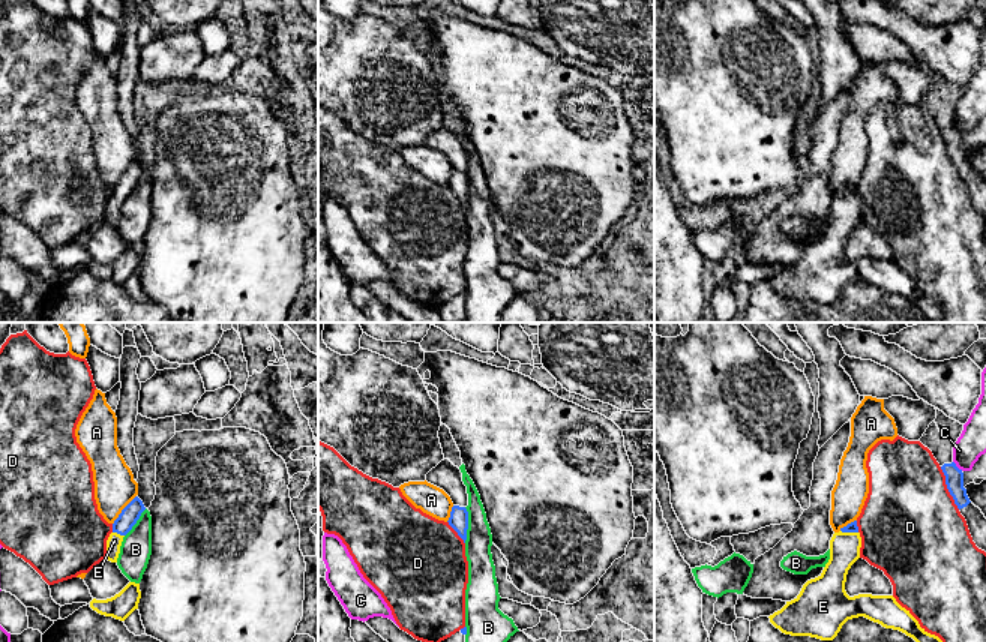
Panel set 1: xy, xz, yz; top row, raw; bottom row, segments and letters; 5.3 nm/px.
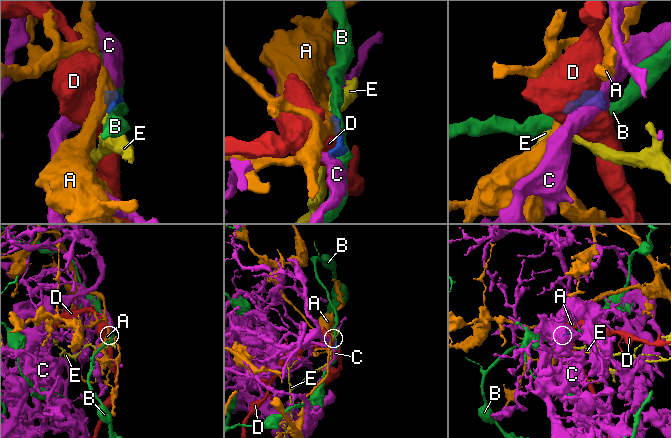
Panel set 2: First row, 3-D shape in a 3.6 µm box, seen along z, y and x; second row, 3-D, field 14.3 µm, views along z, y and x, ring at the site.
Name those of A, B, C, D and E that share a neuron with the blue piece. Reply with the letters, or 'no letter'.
E

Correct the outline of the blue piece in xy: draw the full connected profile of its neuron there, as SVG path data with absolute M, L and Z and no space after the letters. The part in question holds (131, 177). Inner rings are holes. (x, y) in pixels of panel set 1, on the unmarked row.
M135 160L119 178L113 188L113 196L107 204L107 224L117 226L123 201L132 194L146 174L143 165Z

